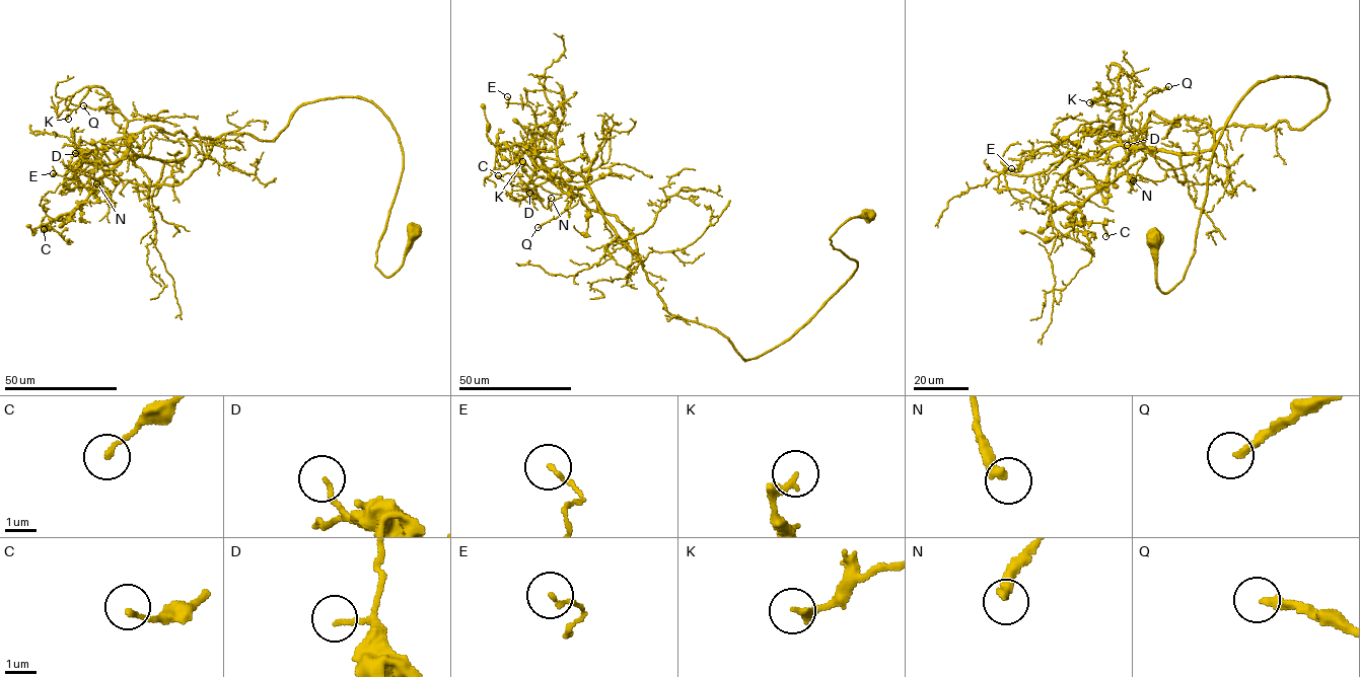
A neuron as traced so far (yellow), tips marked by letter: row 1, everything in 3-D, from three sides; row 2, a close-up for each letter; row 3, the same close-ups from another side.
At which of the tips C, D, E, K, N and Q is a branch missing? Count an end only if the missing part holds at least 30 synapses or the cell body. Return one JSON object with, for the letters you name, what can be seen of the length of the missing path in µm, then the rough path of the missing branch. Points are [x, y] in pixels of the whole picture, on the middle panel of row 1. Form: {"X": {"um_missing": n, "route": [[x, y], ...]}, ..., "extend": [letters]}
{"Q": {"um_missing": 40, "route": [[538, 227], [521, 237], [514, 243], [516, 245], [505, 238], [490, 236], [492, 238]]}, "extend": ["Q"]}

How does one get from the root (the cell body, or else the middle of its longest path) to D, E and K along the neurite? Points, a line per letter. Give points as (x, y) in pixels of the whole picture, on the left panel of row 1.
D: (413, 230), (385, 277), (403, 149), (358, 97), (301, 105), (273, 140), (148, 127), (116, 163), (75, 153)
E: (413, 230), (385, 277), (403, 149), (358, 97), (301, 105), (273, 140), (195, 137), (179, 160), (53, 173)
K: (413, 230), (385, 277), (403, 149), (372, 101), (170, 160), (101, 87), (68, 119)

